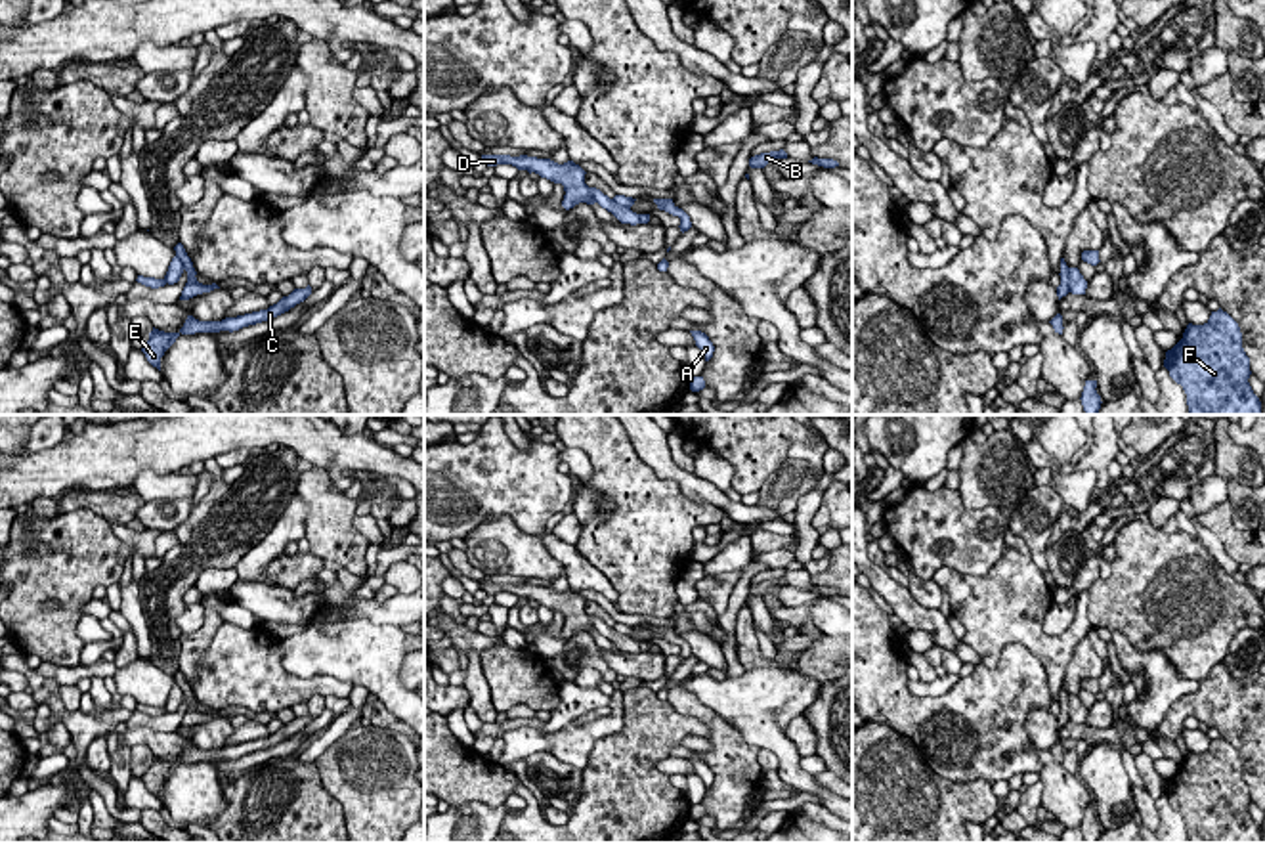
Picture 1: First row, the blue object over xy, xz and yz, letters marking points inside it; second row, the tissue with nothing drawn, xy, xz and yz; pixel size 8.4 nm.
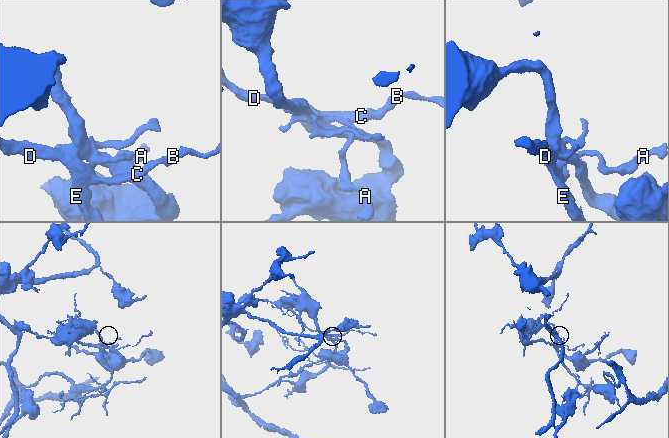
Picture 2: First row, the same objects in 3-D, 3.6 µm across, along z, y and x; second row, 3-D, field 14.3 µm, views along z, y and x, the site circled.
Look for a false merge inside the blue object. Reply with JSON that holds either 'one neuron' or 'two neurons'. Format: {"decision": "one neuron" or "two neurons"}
{"decision": "two neurons"}

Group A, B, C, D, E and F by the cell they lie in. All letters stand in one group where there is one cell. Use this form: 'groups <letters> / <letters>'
groups A B C D E / F

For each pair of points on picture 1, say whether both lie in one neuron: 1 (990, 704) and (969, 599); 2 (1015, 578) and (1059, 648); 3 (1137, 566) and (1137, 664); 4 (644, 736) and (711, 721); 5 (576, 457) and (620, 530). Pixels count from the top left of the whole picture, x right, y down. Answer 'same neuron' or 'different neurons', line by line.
1: different neurons
2: same neuron
3: different neurons
4: different neurons
5: different neurons

